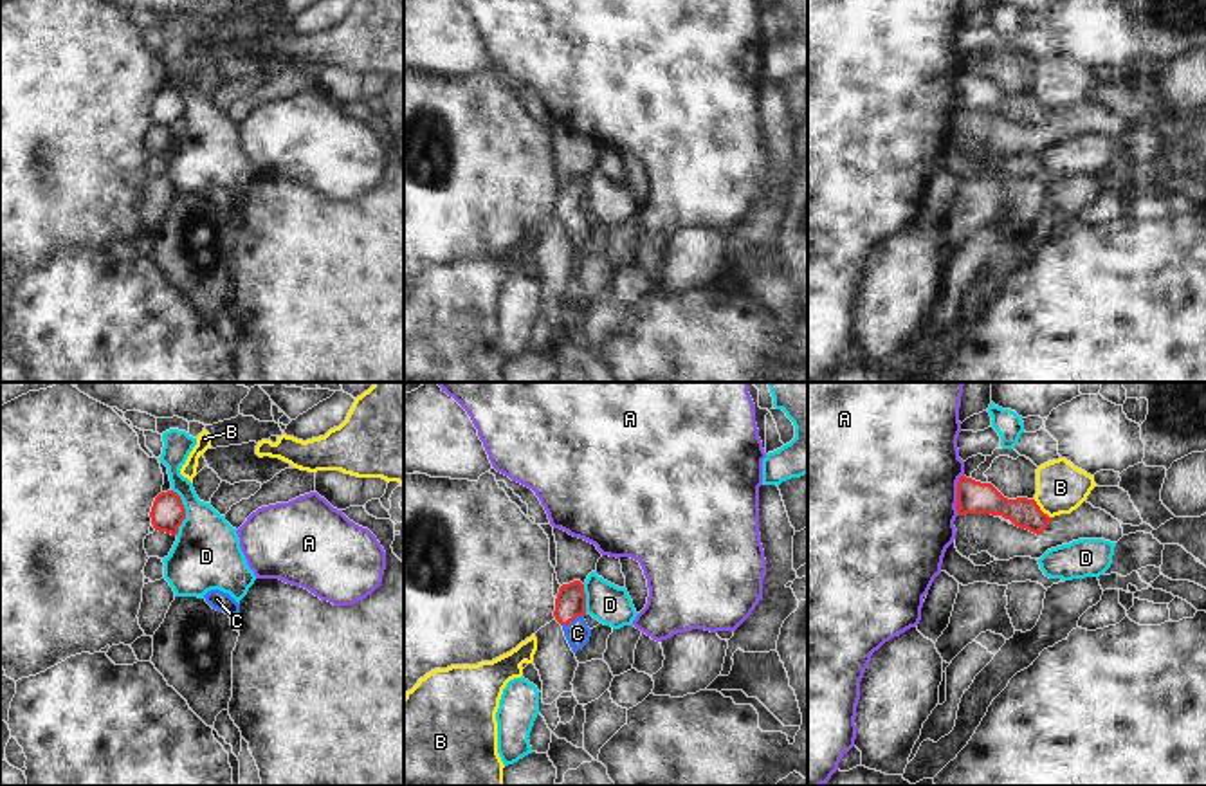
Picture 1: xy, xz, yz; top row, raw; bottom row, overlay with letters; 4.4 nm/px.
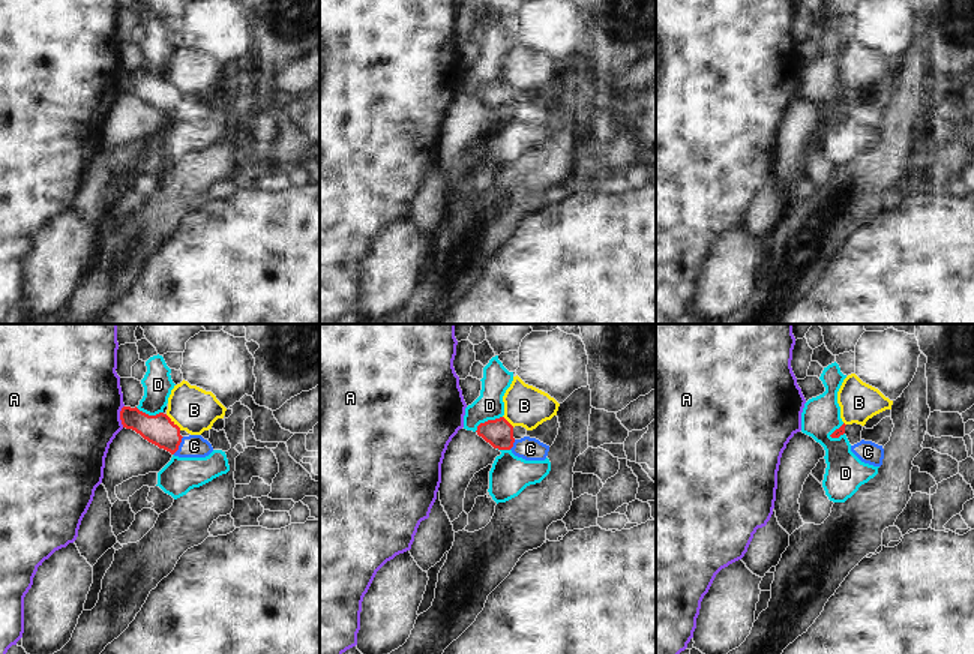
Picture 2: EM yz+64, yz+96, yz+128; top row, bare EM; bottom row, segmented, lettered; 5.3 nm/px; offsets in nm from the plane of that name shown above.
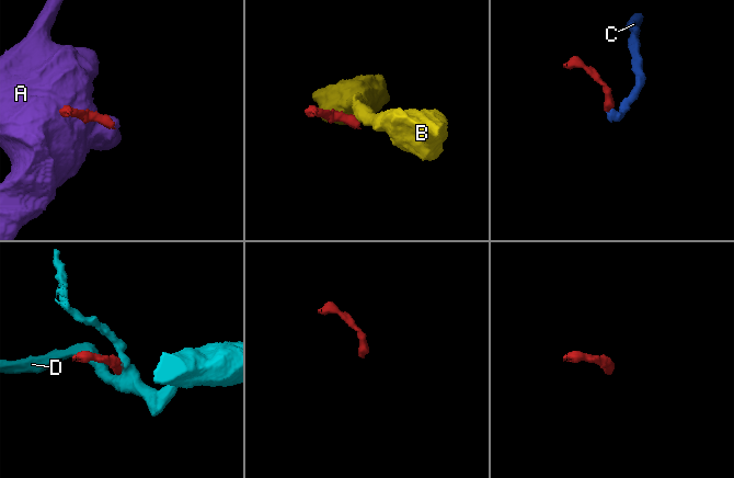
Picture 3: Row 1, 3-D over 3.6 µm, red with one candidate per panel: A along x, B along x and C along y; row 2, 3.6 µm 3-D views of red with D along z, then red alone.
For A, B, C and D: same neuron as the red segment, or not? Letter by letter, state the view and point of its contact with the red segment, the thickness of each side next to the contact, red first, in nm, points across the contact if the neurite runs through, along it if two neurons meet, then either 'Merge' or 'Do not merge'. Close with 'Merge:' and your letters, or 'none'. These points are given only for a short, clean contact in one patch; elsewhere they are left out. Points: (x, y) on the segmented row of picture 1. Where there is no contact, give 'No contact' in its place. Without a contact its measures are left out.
A: Touches red at yz (958, 494). Thickness 140 nm (red) against 500 nm. Do not merge
B: Touches red at yz (1039, 509). Thickness 140 nm (red) against 220 nm. Boundary: yz (1033, 500), (1050, 518). Do not merge
C: Touches red at xz (572, 621). Thickness 140 nm (red) against 120 nm. Path across: xz (570, 603), (572, 621), (577, 633). Merge
D: Touches red at xy (184, 512). Thickness 150 nm (red) against 300 nm. Boundary: xy (172, 489), (184, 509), (184, 520), (177, 534). Do not merge
Merge: C

